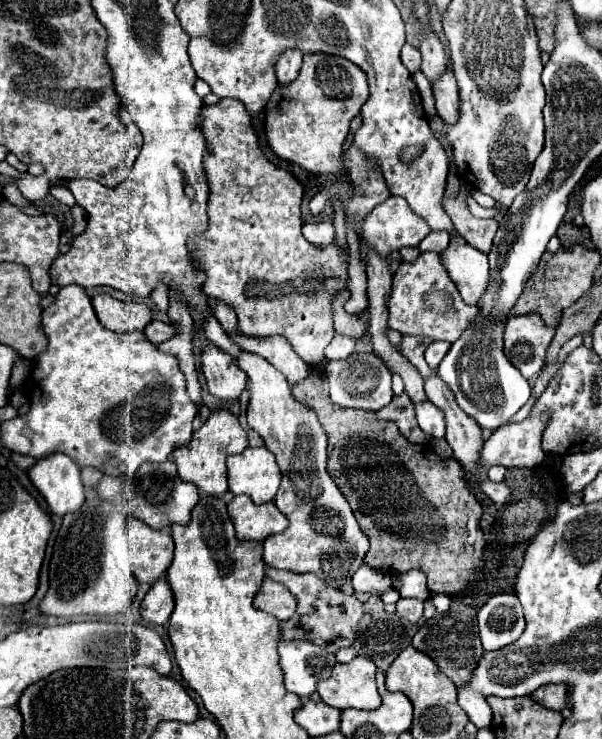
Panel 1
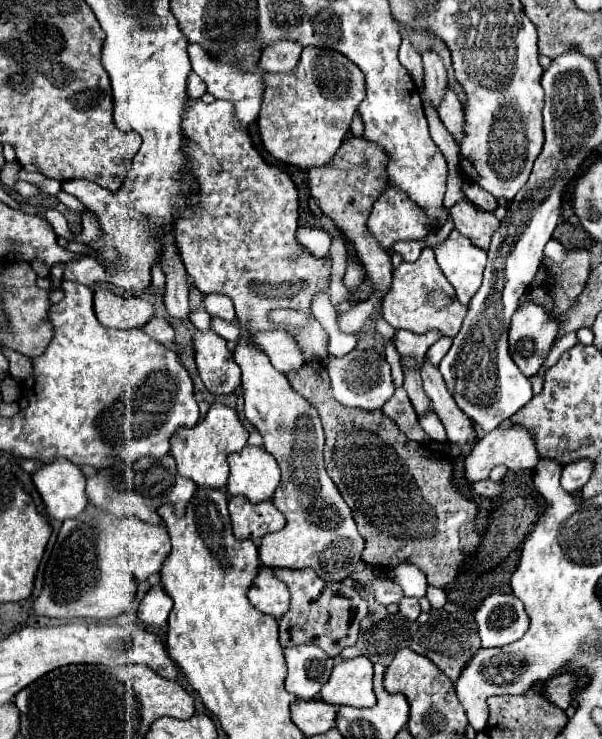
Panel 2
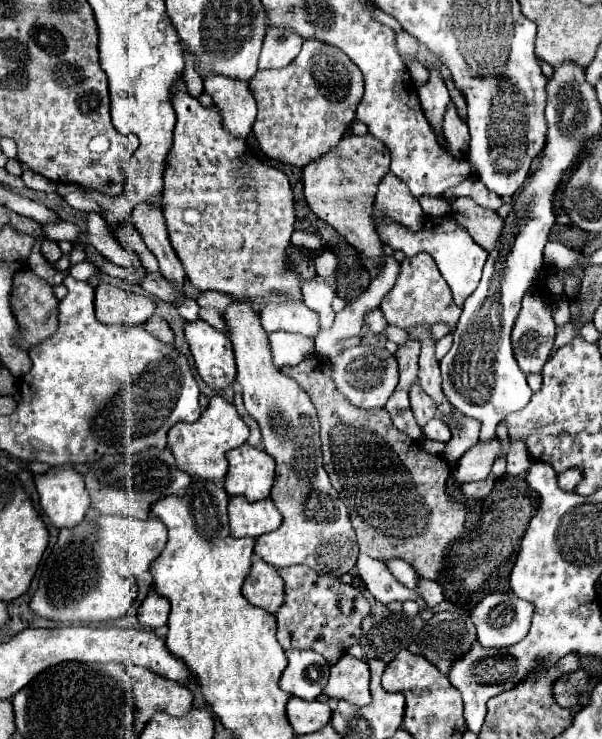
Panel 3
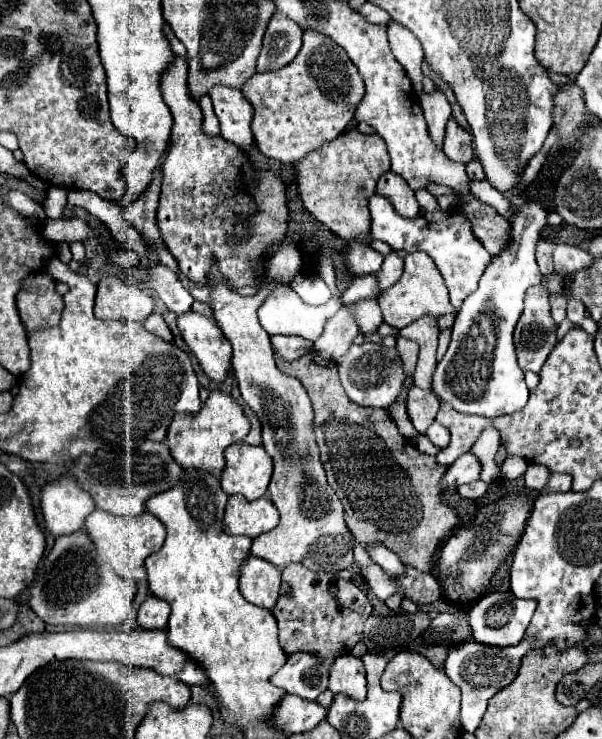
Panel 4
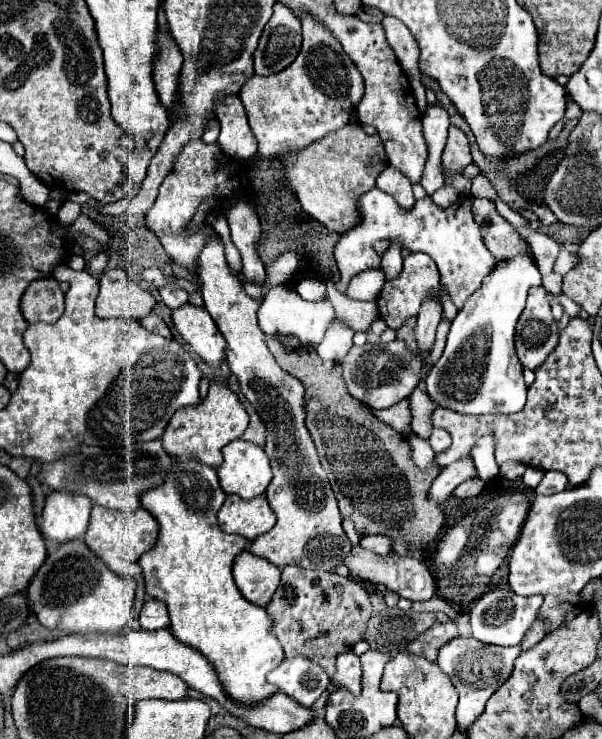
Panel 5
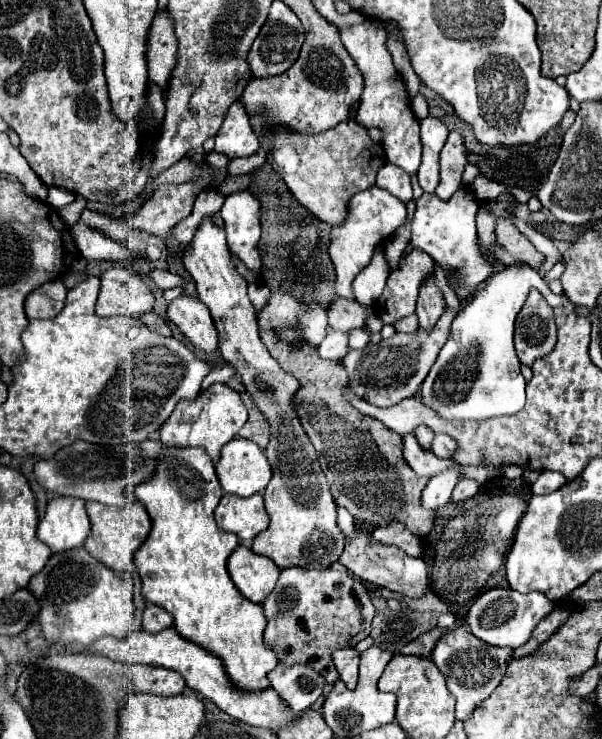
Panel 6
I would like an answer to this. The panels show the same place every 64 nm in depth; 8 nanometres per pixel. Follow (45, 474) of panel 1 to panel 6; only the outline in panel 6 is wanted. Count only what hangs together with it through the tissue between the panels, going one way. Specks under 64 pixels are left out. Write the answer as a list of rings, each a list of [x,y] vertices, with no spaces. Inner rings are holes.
[[[54,498],[48,502],[46,516],[38,526],[38,540],[54,554],[84,546],[90,534],[90,520],[84,510],[84,500]]]

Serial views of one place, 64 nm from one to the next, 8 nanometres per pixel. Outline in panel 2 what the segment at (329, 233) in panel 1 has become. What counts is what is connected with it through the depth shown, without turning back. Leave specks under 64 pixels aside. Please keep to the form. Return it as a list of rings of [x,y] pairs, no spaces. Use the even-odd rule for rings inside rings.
[[[298,228],[296,232],[298,242],[316,258],[322,258],[328,254],[330,248],[330,234],[318,228]]]

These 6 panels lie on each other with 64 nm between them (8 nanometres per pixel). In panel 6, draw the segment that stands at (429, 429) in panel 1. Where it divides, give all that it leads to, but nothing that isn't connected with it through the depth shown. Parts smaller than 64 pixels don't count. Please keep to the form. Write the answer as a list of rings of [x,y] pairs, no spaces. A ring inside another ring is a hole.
[[[436,434],[434,442],[432,442],[432,452],[438,458],[450,458],[454,454],[454,448],[458,448],[454,438],[450,438],[448,434]]]

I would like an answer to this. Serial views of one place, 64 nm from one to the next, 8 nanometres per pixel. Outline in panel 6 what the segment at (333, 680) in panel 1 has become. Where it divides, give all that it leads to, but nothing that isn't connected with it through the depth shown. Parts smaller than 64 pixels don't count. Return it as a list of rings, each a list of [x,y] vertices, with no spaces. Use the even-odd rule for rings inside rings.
[[[340,648],[334,652],[332,658],[334,658],[334,664],[338,668],[340,680],[348,688],[354,688],[356,680],[358,680],[358,660],[360,660],[358,650],[356,648]]]

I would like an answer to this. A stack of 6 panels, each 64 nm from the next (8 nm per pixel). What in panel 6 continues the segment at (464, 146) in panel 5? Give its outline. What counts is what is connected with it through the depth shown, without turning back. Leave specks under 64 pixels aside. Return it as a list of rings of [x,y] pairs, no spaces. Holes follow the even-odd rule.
[[[450,132],[440,152],[440,184],[436,188],[438,198],[448,200],[462,186],[462,172],[466,164],[468,160],[462,136],[458,132]]]

